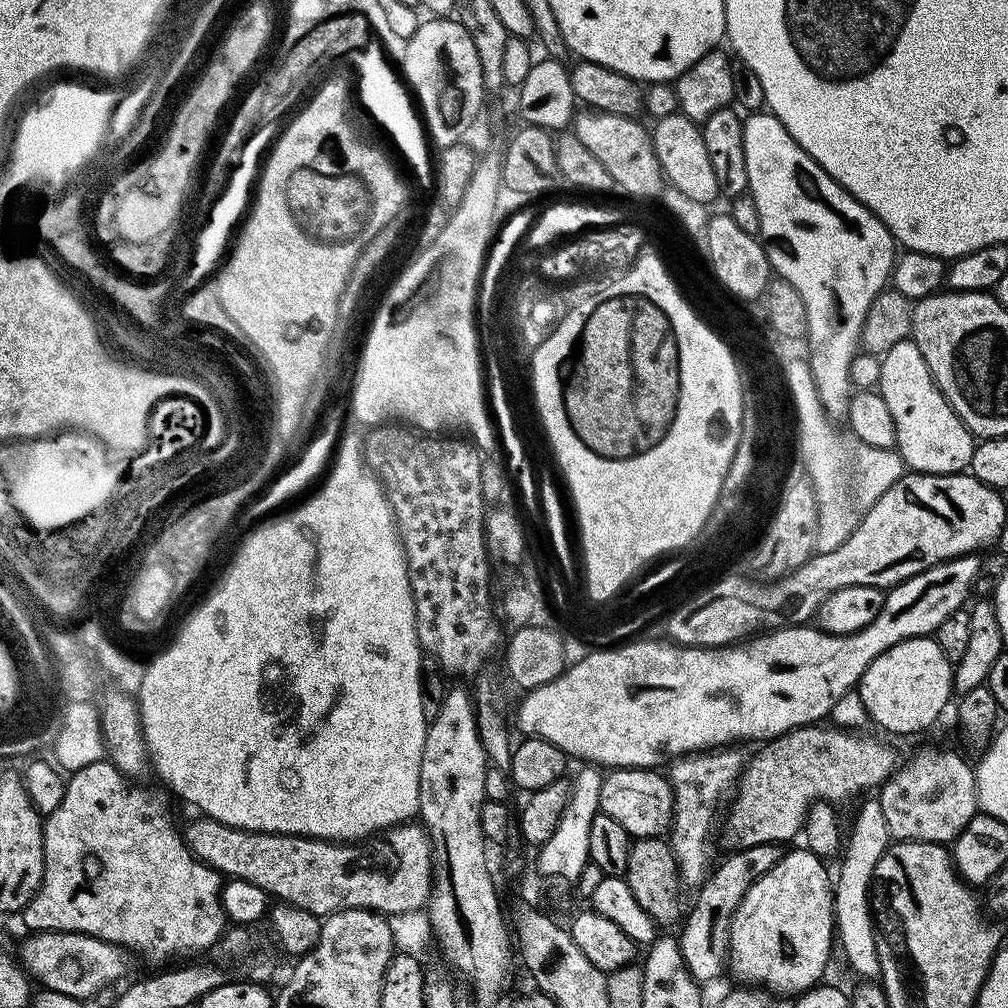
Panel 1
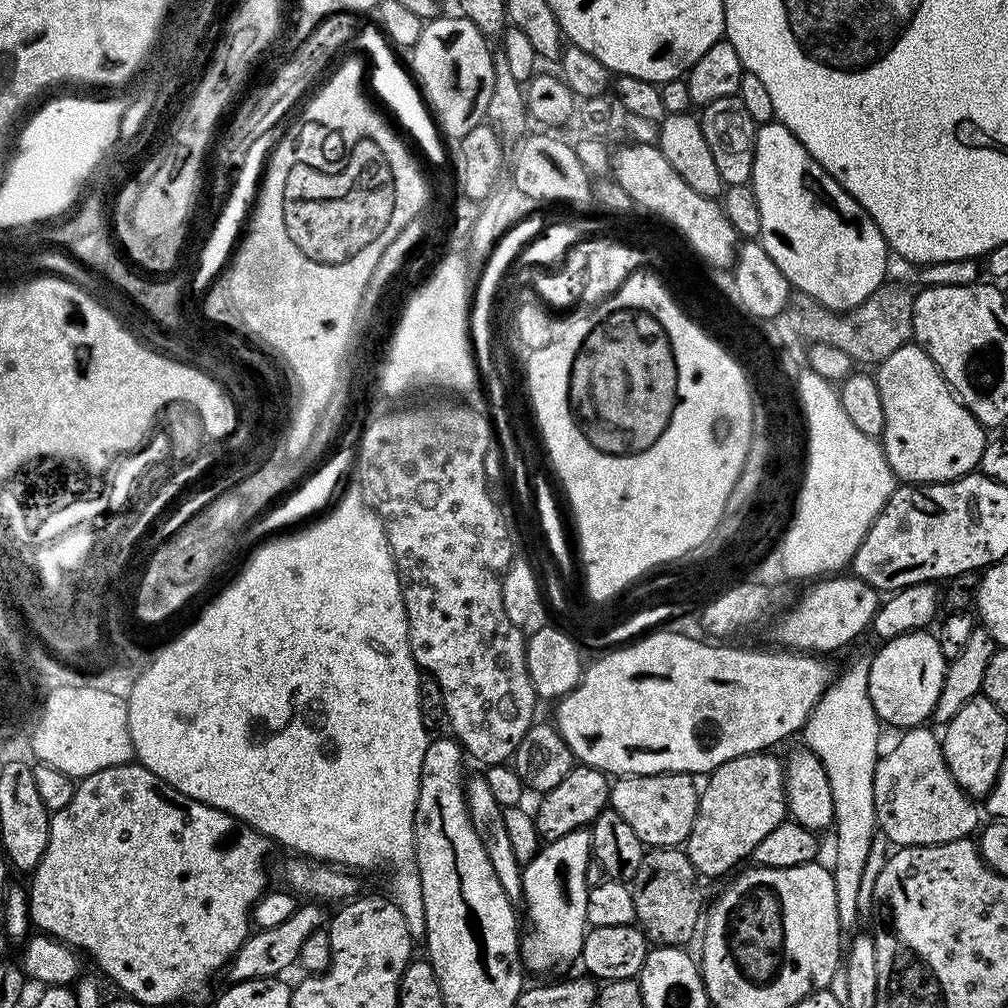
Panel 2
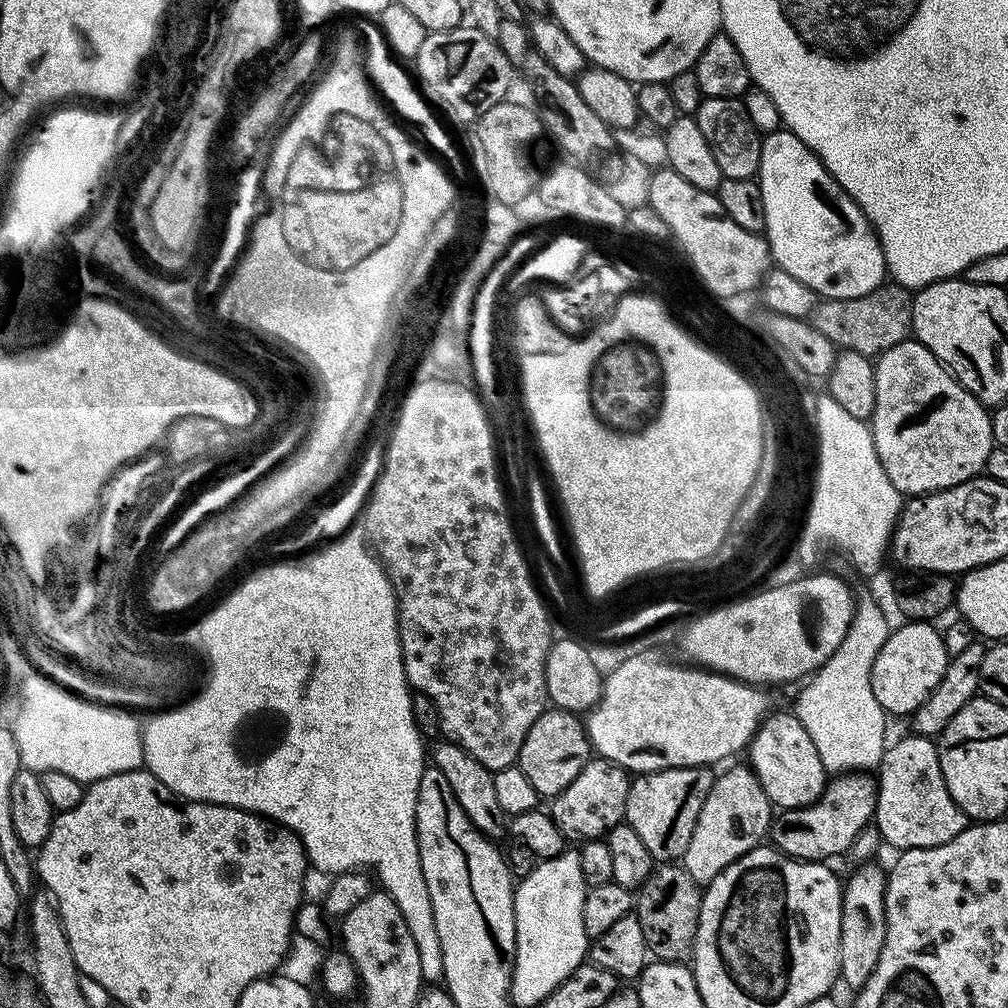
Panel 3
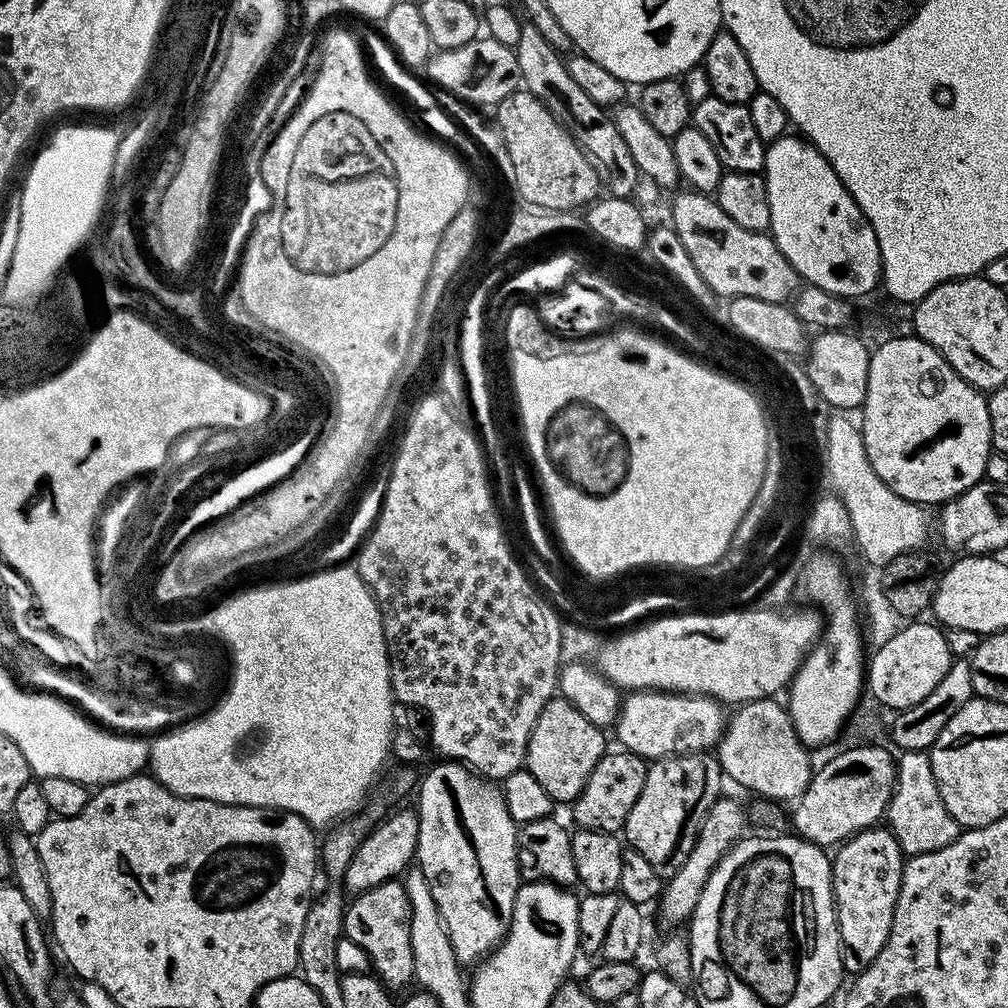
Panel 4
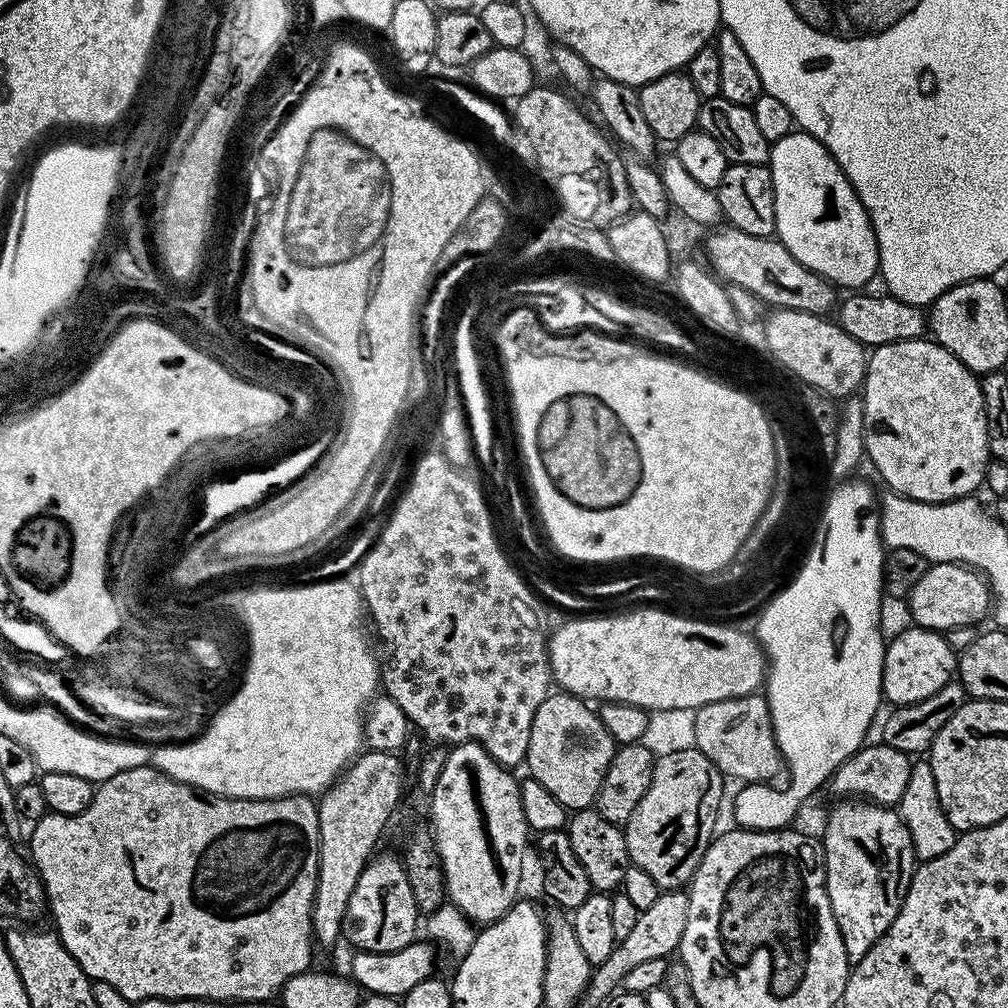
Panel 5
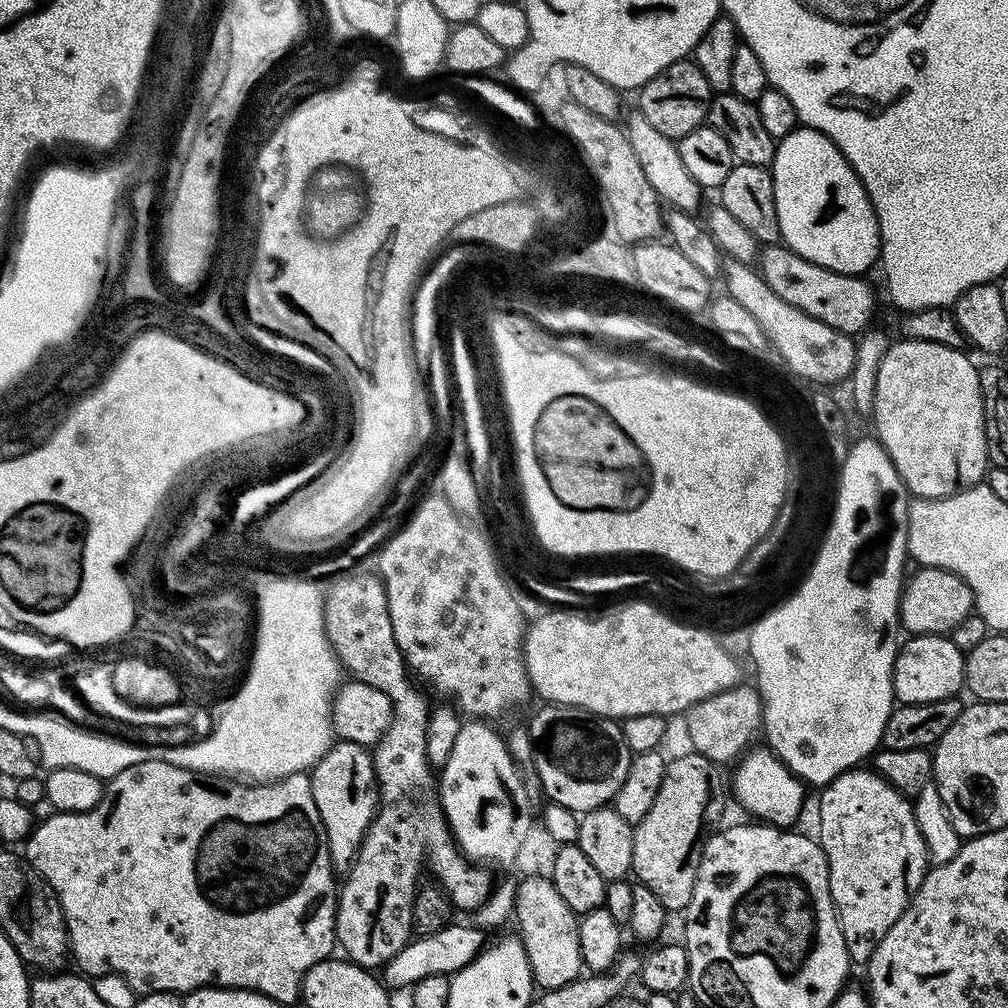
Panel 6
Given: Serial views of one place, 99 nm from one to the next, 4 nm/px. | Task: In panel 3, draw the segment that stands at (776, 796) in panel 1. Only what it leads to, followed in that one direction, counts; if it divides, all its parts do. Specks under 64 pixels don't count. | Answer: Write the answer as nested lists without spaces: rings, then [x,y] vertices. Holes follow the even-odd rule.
[[[743,767],[728,768],[713,779],[710,794],[706,794],[706,802],[702,802],[698,822],[694,822],[694,834],[690,834],[682,866],[690,878],[694,878],[694,882],[701,886],[714,882],[714,878],[718,878],[726,866],[738,862],[738,858],[763,841],[760,840],[763,836],[765,839],[769,835],[774,805],[766,790],[762,790],[762,782],[758,782],[751,767]]]

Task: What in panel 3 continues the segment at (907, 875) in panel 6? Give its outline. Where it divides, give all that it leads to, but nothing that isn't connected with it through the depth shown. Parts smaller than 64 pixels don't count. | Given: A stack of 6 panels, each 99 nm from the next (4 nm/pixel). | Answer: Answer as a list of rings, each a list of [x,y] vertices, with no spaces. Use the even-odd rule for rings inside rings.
[[[864,862],[849,880],[842,884],[840,909],[842,910],[842,930],[840,931],[840,980],[848,983],[852,990],[866,986],[870,974],[878,966],[882,946],[886,942],[886,910],[884,909],[884,891],[888,885],[885,869],[880,869],[876,862]]]

